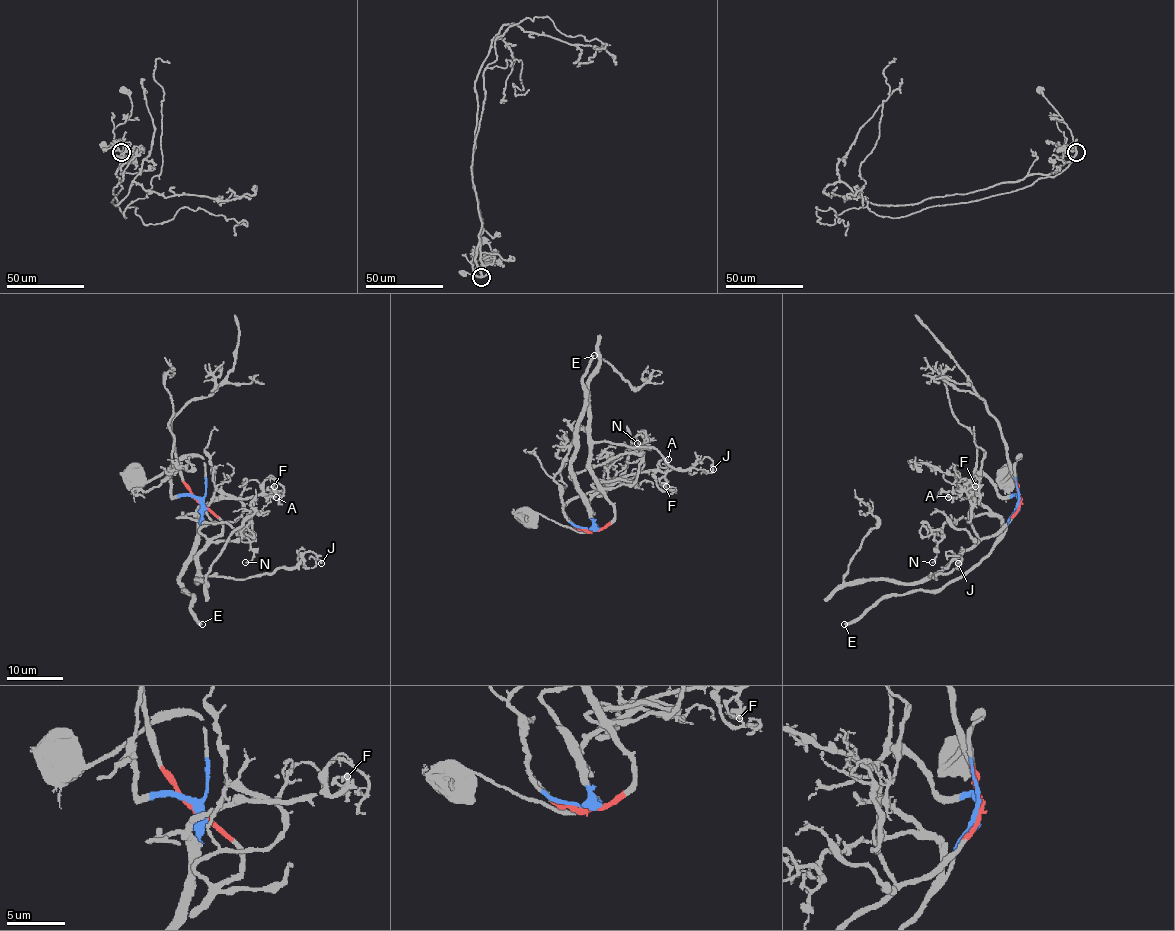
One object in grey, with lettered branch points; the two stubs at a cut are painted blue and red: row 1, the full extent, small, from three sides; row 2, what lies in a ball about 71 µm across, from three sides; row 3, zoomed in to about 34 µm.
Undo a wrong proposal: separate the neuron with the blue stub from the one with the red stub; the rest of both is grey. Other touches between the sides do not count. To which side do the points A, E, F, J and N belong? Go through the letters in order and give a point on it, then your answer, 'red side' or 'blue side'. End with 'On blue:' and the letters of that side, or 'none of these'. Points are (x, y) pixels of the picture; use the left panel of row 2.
A: at (276, 497); blue side
E: at (202, 624); blue side
F: at (274, 486); blue side
J: at (321, 563); red side
N: at (245, 562); blue side
On blue: A, E, F, N

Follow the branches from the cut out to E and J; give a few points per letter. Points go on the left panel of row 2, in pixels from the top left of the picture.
E: (199, 501), (199, 544), (185, 563), (179, 582), (192, 596), (191, 611), (202, 624)
J: (199, 501), (222, 522), (198, 556), (202, 575), (240, 579), (322, 563)

